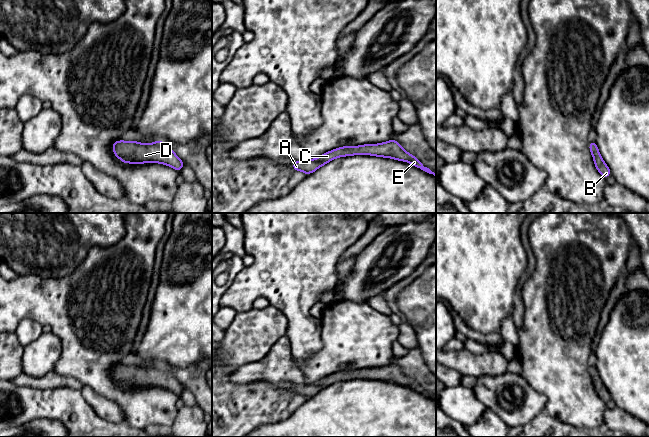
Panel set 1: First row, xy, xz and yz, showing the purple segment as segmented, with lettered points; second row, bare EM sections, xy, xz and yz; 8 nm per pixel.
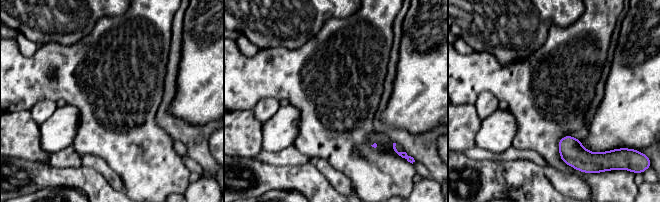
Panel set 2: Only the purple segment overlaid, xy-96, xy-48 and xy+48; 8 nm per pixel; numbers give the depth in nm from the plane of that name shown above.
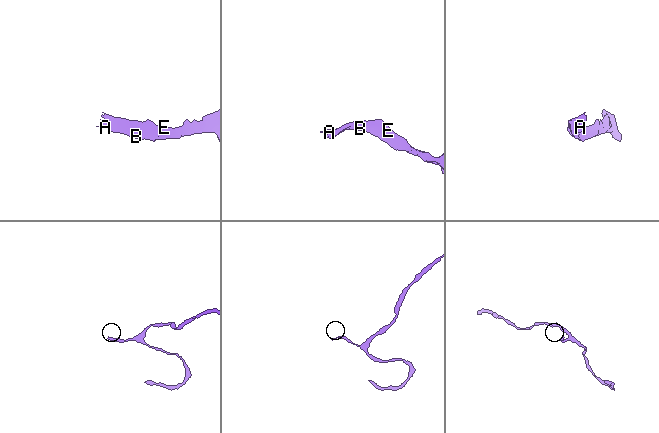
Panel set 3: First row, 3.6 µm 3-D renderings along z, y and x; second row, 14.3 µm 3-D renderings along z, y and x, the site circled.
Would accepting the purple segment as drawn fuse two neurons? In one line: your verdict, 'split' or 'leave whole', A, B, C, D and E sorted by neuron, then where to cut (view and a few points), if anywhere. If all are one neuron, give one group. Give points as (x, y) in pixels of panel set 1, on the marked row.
leave whole; A B C D E; no cut

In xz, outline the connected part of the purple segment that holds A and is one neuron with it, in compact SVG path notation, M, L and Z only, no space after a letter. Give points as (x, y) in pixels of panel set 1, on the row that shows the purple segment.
M396 139L389 140L380 144L365 144L360 146L342 146L340 148L331 150L316 157L312 160L302 161L296 160L291 167L295 171L302 171L309 175L316 171L321 166L330 162L333 159L344 156L353 156L358 154L372 155L378 157L392 158L399 161L409 162L413 166L421 169L429 174L436 176L429 168L425 167L418 158L405 151Z

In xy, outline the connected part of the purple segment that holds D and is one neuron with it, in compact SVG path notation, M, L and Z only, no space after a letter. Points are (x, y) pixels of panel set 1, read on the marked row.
M118 140L112 143L113 154L124 164L160 163L165 164L180 173L186 165L167 144L156 140L151 144L144 144L137 141Z

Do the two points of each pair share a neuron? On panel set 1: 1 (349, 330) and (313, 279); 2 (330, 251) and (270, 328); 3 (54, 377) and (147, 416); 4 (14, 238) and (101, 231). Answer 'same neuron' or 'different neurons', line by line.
1: different neurons
2: different neurons
3: different neurons
4: same neuron

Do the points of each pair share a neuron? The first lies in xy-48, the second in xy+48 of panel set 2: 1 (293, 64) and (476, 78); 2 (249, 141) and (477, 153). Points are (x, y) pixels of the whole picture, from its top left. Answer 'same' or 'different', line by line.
1: same
2: different

